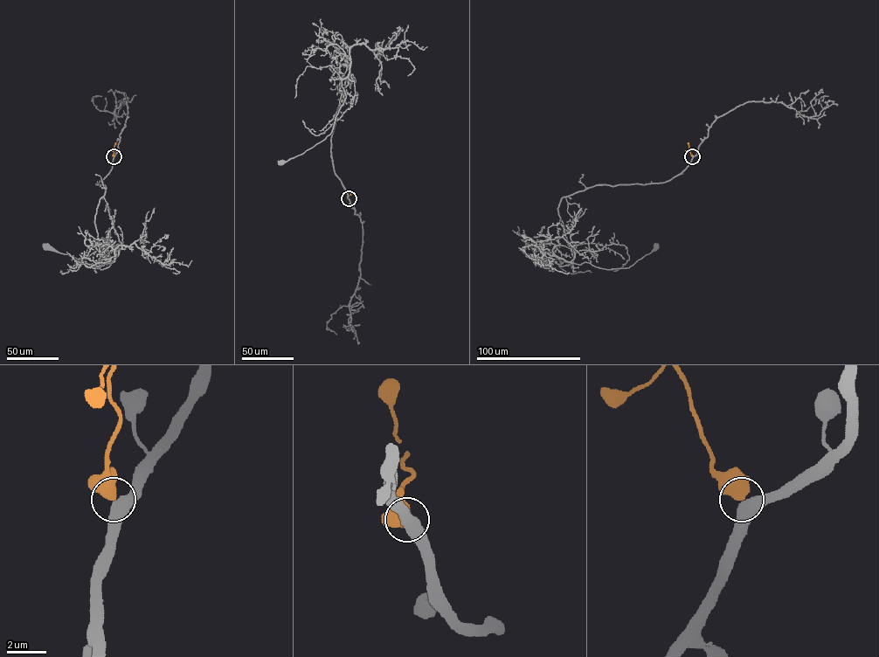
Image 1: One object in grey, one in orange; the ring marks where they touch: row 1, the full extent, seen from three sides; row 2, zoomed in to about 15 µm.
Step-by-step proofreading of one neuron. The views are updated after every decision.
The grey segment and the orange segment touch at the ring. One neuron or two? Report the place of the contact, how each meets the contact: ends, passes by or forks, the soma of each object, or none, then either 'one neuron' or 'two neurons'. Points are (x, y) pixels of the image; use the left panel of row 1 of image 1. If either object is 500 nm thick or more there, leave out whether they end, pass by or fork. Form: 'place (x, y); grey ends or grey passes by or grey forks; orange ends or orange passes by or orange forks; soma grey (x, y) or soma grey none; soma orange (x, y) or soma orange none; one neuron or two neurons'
place (114, 156); soma grey (45, 246); soma orange none; one neuron

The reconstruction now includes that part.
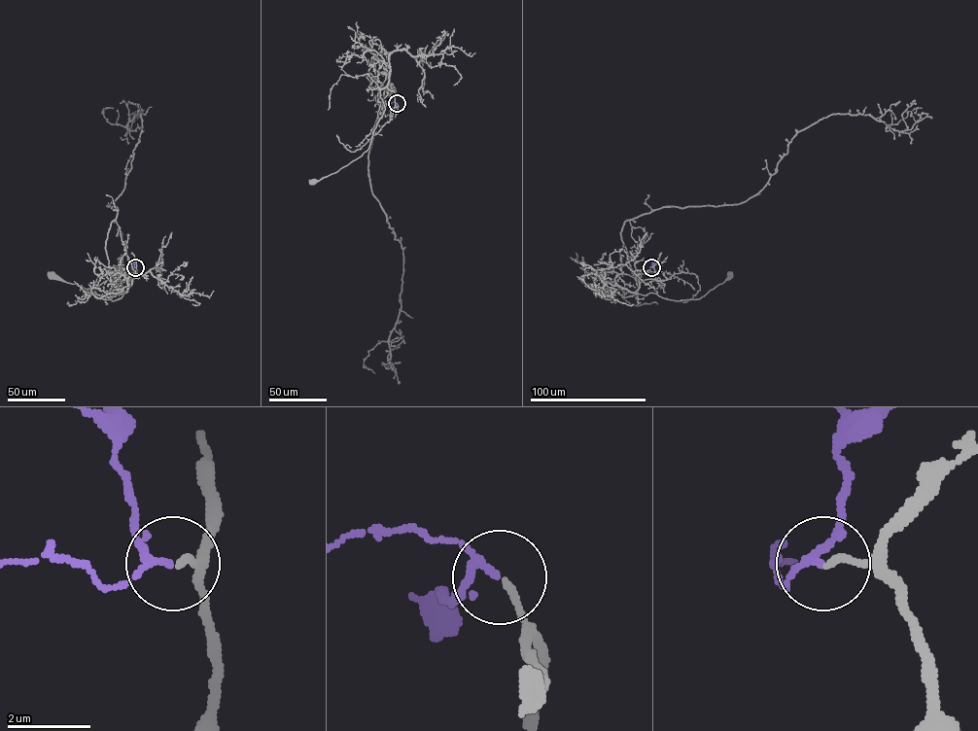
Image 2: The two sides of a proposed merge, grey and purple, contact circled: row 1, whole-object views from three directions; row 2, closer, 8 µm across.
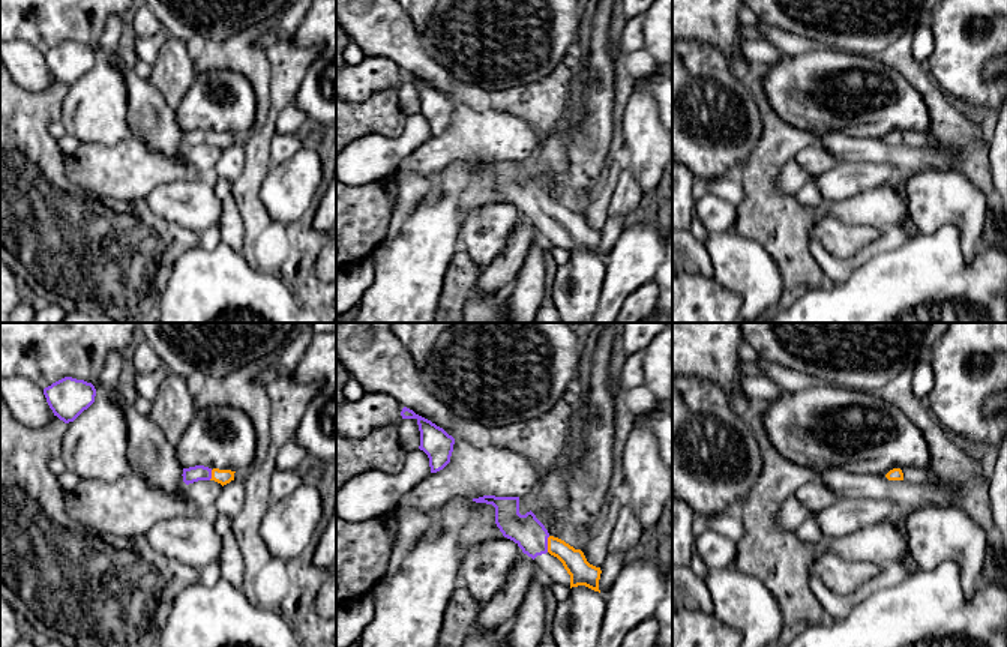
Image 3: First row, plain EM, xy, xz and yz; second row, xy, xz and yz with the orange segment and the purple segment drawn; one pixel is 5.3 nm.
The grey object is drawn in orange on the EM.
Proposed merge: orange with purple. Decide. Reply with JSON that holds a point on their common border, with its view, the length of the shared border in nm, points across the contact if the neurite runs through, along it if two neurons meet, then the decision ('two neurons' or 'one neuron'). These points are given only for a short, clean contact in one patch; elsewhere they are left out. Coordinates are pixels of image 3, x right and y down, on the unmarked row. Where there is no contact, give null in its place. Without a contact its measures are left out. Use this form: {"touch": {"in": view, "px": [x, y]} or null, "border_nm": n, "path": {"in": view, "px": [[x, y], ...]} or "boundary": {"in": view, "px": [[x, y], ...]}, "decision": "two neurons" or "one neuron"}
{"touch": {"in": "xz", "px": [548, 207]}, "border_nm": 90, "path": {"in": "xz", "px": [[581, 236], [559, 212], [548, 207], [536, 204], [526, 194]]}, "decision": "one neuron"}

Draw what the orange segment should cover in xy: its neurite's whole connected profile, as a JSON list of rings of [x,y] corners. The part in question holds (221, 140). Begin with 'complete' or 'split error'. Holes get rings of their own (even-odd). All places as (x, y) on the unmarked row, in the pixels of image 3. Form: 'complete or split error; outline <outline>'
split error; outline [[[195,129],[189,132],[183,132],[183,146],[186,149],[198,146],[198,144],[215,144],[222,150],[234,144],[234,137],[231,134],[219,134],[219,132],[209,132],[204,129]]]

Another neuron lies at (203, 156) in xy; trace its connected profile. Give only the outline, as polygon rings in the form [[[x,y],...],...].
[[[198,144],[188,149],[188,159],[192,164],[195,174],[209,182],[215,182],[215,165],[222,149],[215,144]]]

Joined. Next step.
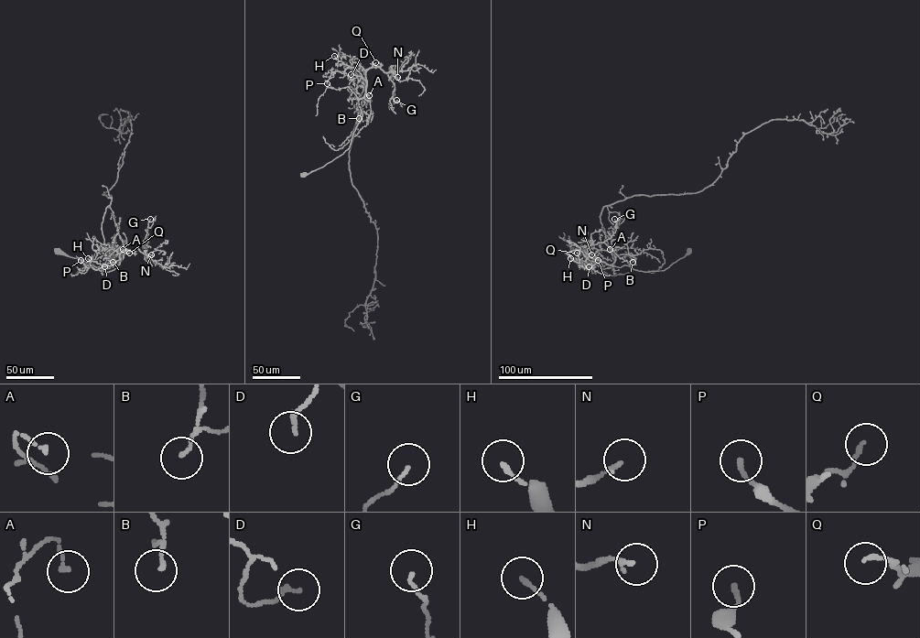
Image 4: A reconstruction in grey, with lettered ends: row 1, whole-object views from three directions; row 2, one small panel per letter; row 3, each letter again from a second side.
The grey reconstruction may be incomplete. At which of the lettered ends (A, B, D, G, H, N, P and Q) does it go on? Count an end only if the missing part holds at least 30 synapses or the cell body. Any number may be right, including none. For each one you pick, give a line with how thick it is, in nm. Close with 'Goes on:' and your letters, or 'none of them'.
N: calibre 160 nm
Goes on: N

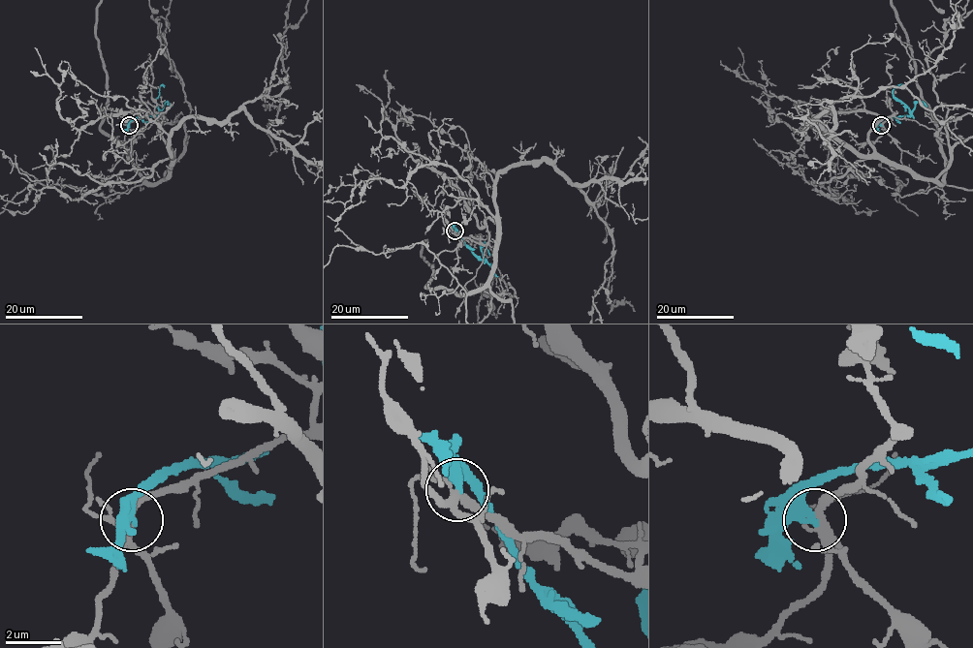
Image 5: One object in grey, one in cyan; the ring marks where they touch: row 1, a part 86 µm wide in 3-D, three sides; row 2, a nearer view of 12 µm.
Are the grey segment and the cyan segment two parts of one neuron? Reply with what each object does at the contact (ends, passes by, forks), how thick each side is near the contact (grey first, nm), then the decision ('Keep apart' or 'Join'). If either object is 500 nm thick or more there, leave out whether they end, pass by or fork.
At the ring grey forks. At the ring cyan ends. Thickness 240 nm (grey) against 400 nm. Keep apart

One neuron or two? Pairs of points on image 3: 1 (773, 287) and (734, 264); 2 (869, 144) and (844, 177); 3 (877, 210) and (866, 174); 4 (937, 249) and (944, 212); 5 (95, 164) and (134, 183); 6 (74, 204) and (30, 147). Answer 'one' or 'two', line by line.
1: one
2: two
3: two
4: two
5: one
6: one

